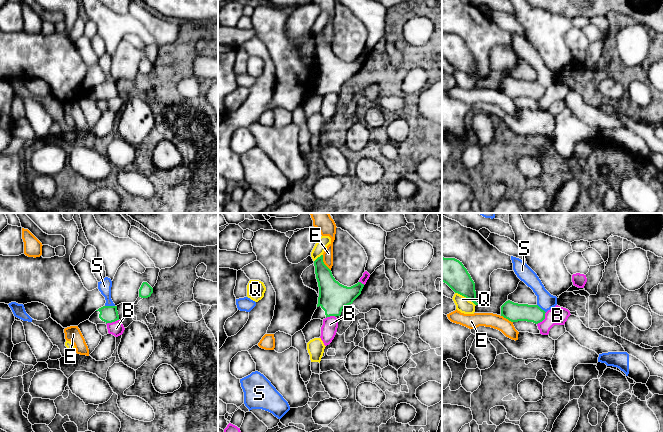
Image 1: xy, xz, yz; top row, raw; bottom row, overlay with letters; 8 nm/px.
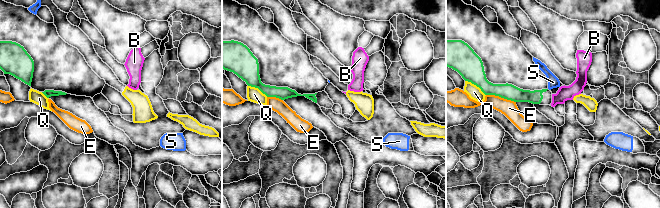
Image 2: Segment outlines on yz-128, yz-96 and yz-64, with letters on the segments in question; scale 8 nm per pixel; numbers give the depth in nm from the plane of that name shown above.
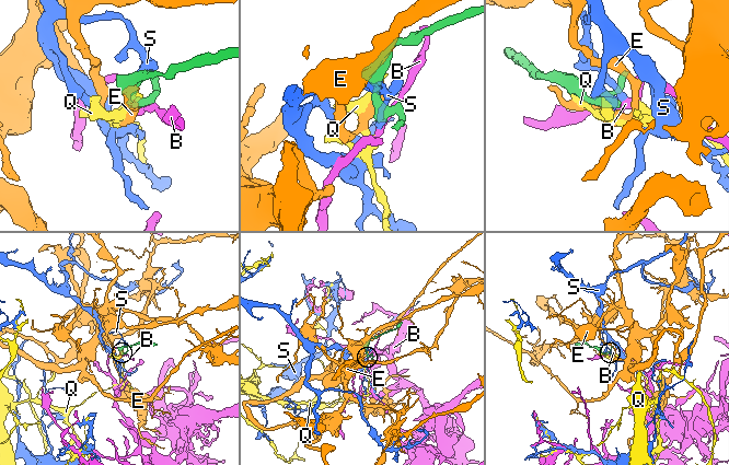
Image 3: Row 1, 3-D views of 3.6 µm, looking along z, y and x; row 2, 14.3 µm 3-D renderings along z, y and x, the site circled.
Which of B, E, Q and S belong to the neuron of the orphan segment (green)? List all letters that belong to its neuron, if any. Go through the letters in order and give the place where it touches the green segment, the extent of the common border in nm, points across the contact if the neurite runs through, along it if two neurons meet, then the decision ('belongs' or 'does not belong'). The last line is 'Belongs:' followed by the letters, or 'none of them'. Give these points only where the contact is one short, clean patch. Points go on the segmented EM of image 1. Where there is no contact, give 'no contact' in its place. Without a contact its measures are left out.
B: yz (543, 319) | 130 nm | along yz (546, 312), (545, 317), (537, 324) | does not belong
E: xz (323, 263) | 140 nm | along xz (322, 255), (322, 261), (330, 270) | does not belong
Q: yz (461, 294) | 120 nm | along yz (455, 292), (467, 299) | does not belong
S: xy (110, 306) | 80 nm | along xy (105, 305), (114, 306) | does not belong
Belongs: none of them

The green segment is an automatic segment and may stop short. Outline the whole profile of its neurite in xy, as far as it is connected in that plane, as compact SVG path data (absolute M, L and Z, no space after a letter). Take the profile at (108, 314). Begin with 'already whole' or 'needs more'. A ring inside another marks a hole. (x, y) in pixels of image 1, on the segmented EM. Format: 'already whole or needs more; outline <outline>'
needs more; outline M103 306L96 310L89 318L94 324L107 324L119 320L117 306Z

